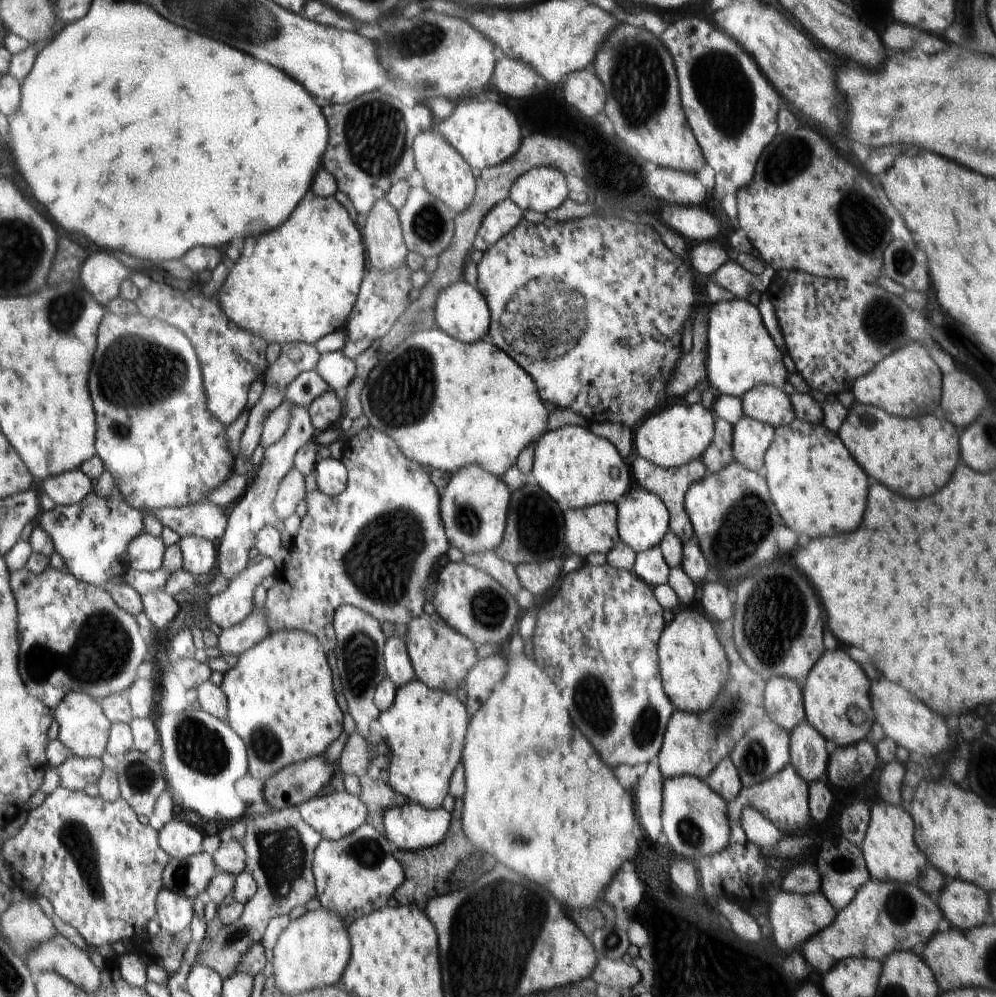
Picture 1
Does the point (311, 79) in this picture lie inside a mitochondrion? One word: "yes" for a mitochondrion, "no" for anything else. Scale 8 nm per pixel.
no

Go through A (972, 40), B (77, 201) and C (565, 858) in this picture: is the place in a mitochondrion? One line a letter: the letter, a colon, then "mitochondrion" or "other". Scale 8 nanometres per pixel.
A: mitochondrion
B: other
C: other

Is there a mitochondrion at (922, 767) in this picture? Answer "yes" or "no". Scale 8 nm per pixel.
yes

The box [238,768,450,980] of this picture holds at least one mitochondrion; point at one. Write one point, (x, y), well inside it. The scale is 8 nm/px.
(282, 853)

